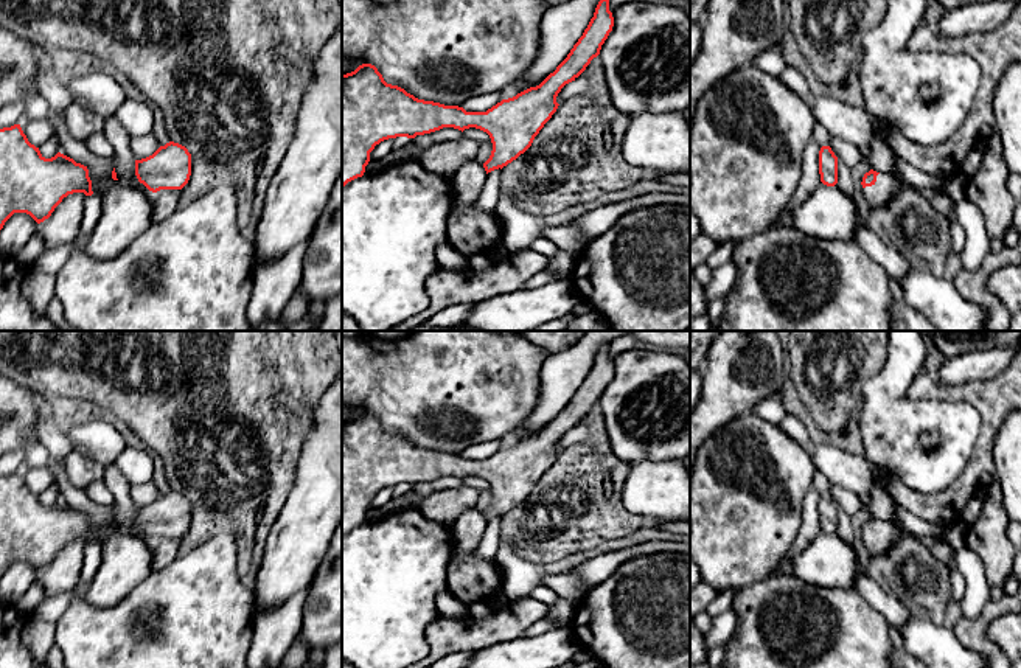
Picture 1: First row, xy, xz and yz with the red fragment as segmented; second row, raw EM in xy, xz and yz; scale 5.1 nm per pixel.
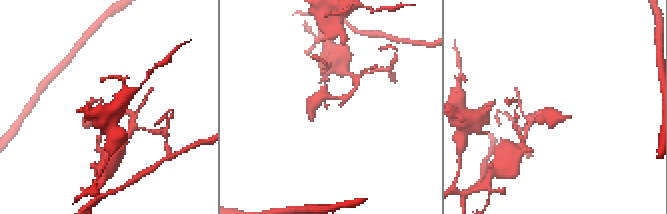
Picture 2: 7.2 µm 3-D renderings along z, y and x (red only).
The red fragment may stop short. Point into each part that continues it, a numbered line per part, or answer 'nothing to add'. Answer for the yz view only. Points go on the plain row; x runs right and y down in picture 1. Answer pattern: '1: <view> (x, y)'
1: yz (881, 541)

